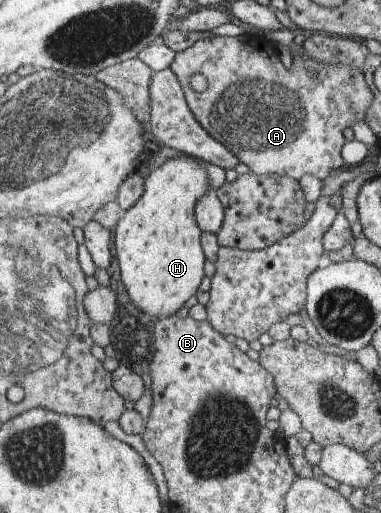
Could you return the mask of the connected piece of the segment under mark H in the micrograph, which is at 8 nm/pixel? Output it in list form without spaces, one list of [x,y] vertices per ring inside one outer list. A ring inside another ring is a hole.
[[[189,155],[172,158],[146,178],[143,198],[130,210],[122,213],[115,229],[115,247],[121,268],[121,280],[133,304],[142,312],[159,318],[174,316],[188,298],[195,296],[204,280],[206,254],[203,250],[203,231],[198,225],[197,203],[210,193],[210,178],[206,168]]]

